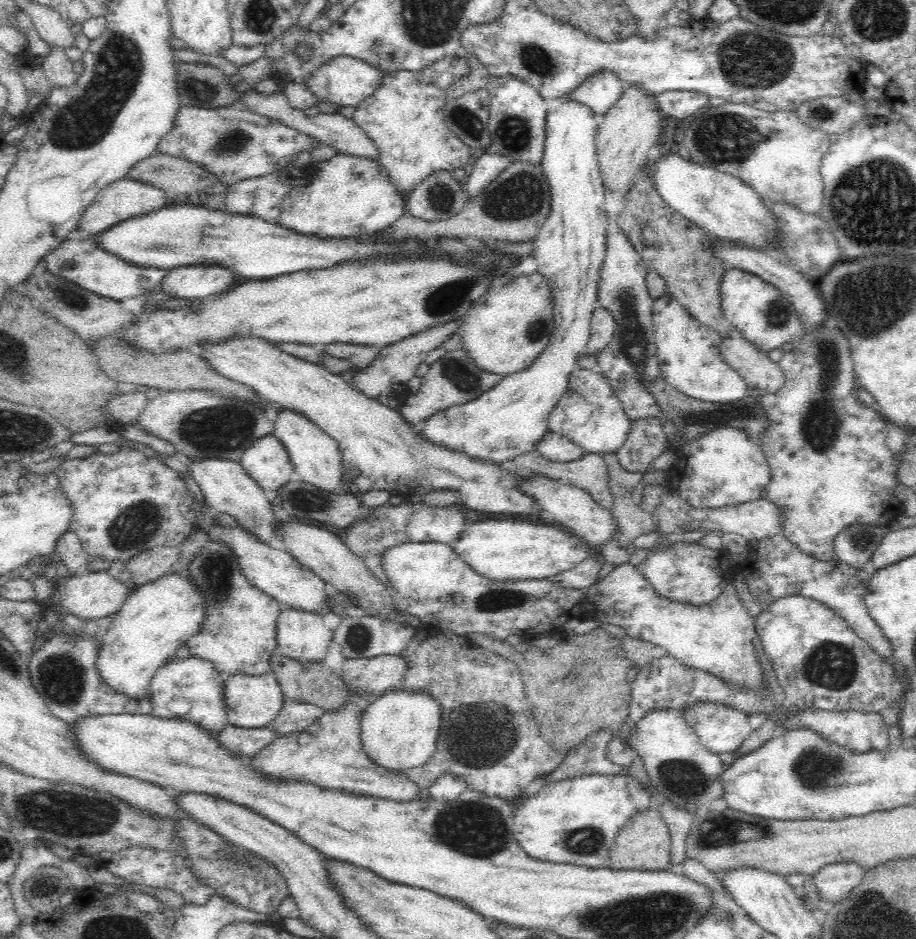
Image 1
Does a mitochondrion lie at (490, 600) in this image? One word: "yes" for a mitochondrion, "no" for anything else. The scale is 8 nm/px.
yes

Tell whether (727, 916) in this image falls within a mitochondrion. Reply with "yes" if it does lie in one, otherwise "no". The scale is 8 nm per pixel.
yes

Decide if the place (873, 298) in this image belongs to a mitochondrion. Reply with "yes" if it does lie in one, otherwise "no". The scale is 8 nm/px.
yes

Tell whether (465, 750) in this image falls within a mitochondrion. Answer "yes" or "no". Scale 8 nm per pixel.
yes

